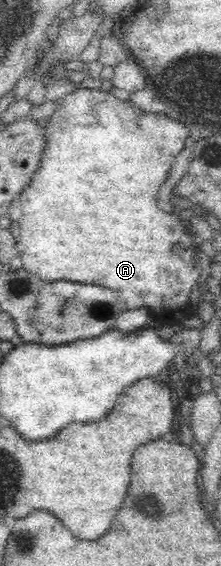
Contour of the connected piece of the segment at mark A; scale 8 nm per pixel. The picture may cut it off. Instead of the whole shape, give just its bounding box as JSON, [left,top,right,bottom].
[17,88,202,319]

